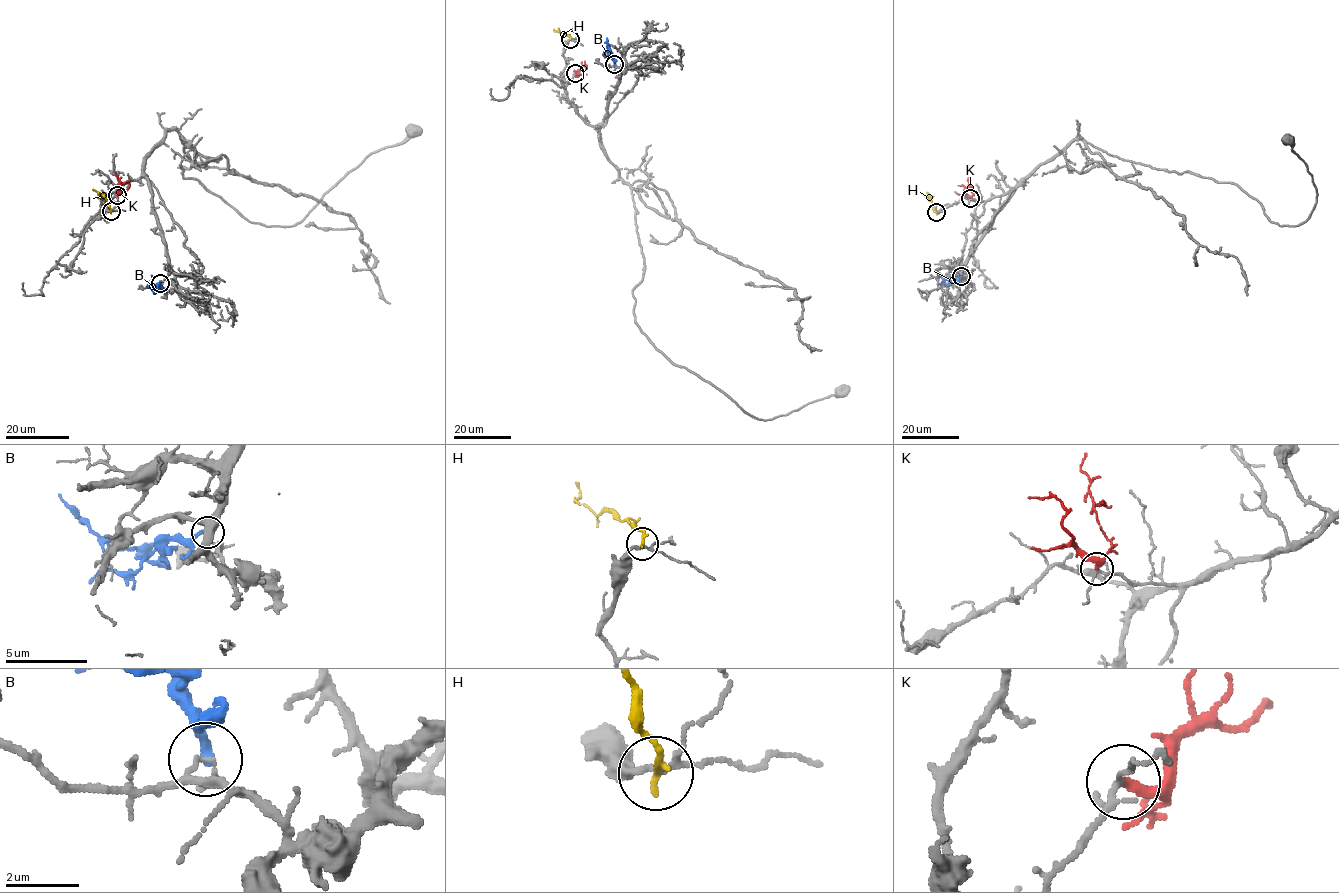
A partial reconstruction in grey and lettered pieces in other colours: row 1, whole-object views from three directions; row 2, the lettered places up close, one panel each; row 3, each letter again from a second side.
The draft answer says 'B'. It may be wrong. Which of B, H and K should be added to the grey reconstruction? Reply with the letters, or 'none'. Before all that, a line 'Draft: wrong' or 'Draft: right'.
Draft: wrong
K

